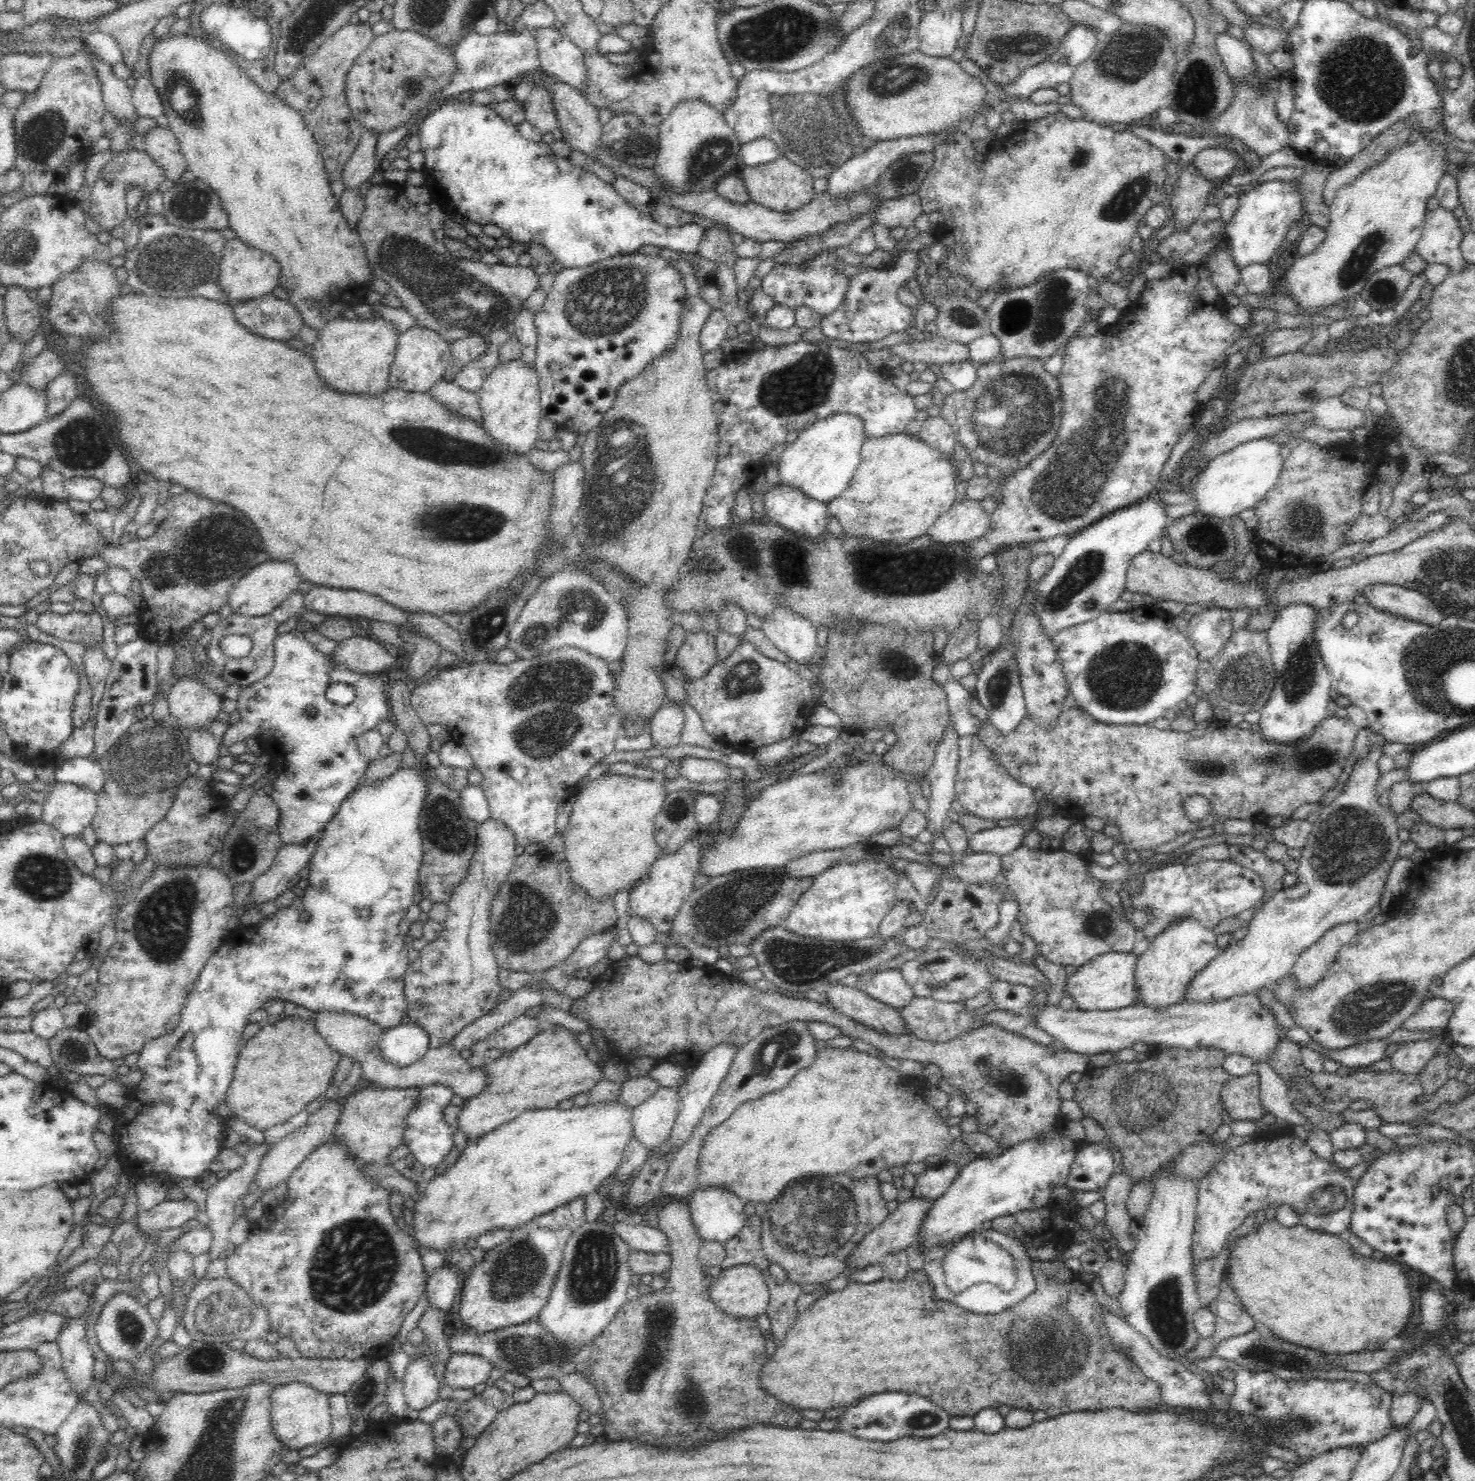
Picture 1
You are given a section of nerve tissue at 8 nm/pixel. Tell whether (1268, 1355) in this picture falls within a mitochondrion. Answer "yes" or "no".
yes

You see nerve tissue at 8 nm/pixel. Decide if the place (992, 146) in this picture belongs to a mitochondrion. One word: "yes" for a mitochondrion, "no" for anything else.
no

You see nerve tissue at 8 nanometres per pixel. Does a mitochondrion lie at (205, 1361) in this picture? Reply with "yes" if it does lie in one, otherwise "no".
yes

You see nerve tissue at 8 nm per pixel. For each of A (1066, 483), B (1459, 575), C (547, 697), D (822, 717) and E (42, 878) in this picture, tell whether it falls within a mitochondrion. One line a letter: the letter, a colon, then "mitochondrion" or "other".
A: mitochondrion
B: mitochondrion
C: mitochondrion
D: other
E: mitochondrion

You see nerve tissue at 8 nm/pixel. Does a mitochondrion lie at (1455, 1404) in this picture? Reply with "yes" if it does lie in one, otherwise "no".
yes

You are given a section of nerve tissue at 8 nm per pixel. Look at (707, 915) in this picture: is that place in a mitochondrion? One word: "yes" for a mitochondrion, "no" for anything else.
yes

